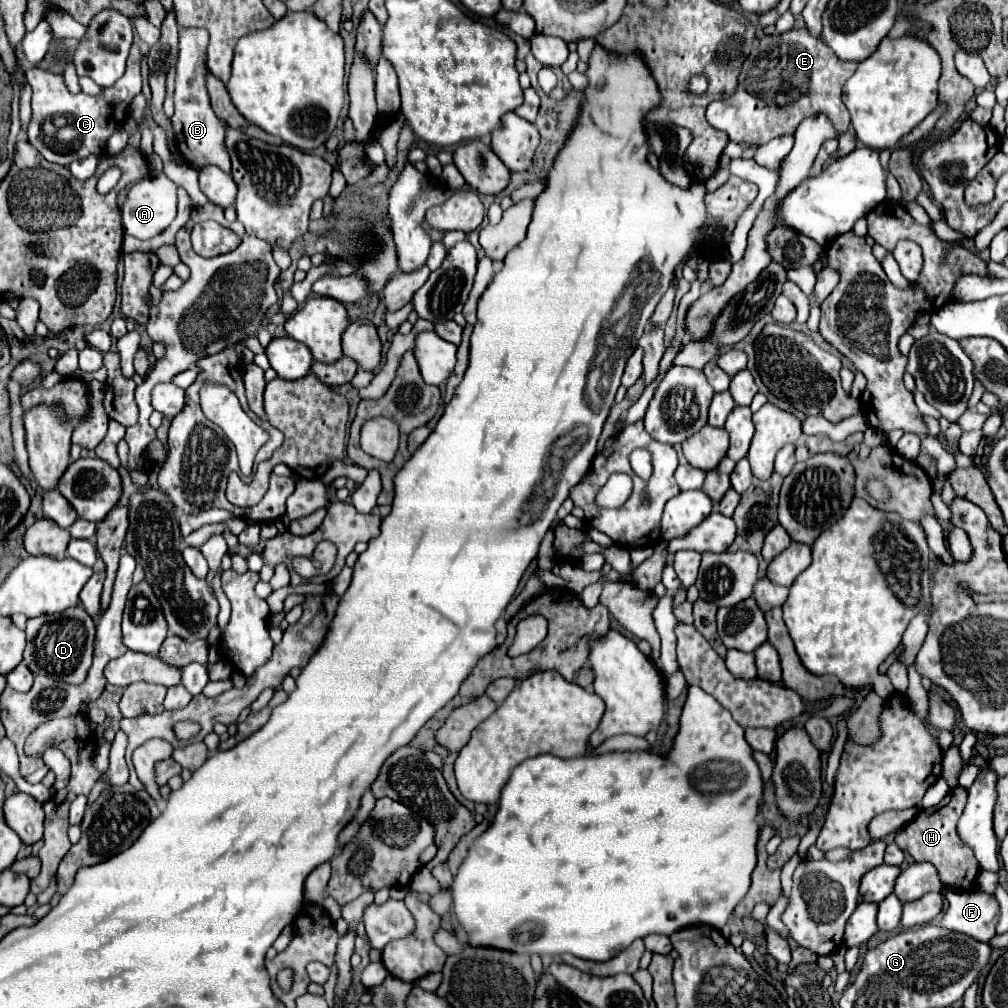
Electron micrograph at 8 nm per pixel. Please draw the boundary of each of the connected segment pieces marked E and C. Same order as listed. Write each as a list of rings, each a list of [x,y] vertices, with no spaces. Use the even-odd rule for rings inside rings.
[[[790,29],[786,33],[764,35],[754,51],[746,57],[732,99],[713,101],[706,110],[706,119],[716,129],[728,133],[730,141],[746,141],[754,147],[774,137],[794,133],[806,115],[826,113],[838,133],[846,133],[850,113],[842,103],[842,85],[856,71],[856,63],[840,61],[822,39],[810,37],[808,31]]]
[[[134,43],[130,49],[124,75],[112,87],[104,87],[98,97],[92,97],[86,93],[74,95],[68,91],[62,75],[50,73],[42,67],[28,69],[26,81],[32,87],[32,121],[28,127],[28,141],[32,143],[32,147],[36,147],[46,161],[58,163],[58,165],[70,165],[76,159],[102,155],[106,141],[116,127],[108,123],[114,111],[114,99],[122,97],[120,93],[124,93],[124,105],[128,105],[126,95],[132,95],[134,99],[141,92],[141,61],[140,47]],[[56,117],[64,117],[64,123],[56,121]]]

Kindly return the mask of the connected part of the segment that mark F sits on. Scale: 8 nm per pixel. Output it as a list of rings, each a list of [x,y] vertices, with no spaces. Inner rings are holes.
[[[947,890],[944,897],[948,899],[950,907],[940,921],[942,927],[986,943],[996,935],[1000,907],[994,895],[984,891]]]

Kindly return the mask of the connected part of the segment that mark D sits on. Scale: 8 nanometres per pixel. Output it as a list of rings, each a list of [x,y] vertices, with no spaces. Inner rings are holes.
[[[72,607],[66,613],[56,615],[44,615],[28,619],[26,623],[26,651],[24,651],[24,663],[30,667],[34,675],[46,675],[50,679],[62,679],[66,683],[82,683],[86,679],[86,673],[92,665],[92,643],[94,643],[94,621],[82,607]]]

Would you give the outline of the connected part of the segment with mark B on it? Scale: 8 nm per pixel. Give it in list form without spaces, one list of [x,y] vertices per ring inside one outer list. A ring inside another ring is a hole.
[[[190,27],[180,29],[180,55],[176,63],[176,79],[174,79],[174,115],[172,127],[176,135],[176,145],[186,159],[186,163],[194,169],[202,169],[206,165],[216,165],[222,171],[230,173],[230,155],[224,145],[226,123],[216,119],[210,99],[206,93],[206,47],[208,47],[208,31]]]

